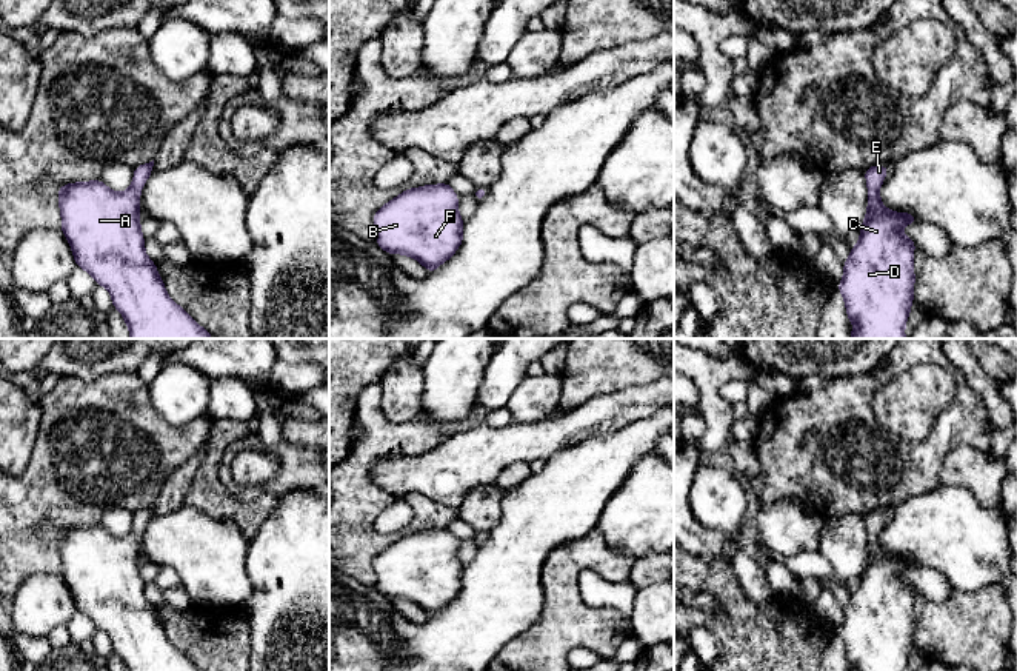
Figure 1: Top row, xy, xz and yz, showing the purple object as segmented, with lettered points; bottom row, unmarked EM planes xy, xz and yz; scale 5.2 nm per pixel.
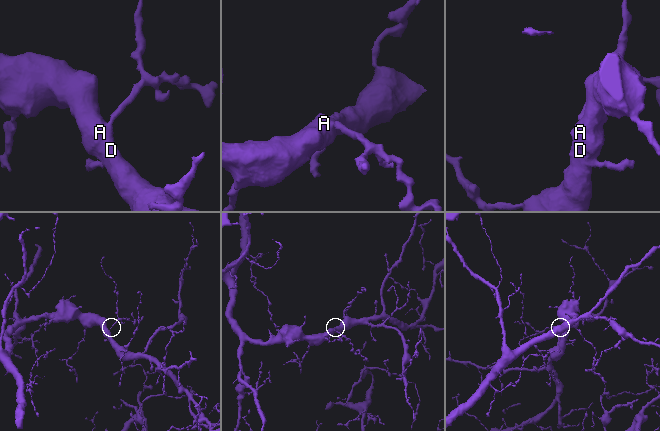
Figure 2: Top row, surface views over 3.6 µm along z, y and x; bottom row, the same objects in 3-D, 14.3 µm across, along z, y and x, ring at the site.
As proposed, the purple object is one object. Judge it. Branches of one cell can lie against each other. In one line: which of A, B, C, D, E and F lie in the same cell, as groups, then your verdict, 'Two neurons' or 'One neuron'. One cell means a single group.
Groups: A B C D E F. One neuron

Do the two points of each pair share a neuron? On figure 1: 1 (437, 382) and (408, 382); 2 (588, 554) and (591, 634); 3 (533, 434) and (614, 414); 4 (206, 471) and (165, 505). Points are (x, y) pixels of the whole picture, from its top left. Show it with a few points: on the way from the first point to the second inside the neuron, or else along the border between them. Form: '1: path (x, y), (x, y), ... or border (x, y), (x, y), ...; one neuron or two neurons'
1: border (423, 367), (422, 416); two neurons
2: path (570, 574), (571, 614); one neuron
3: path (553, 434), (594, 416); one neuron
4: border (206, 453), (183, 502); two neurons

